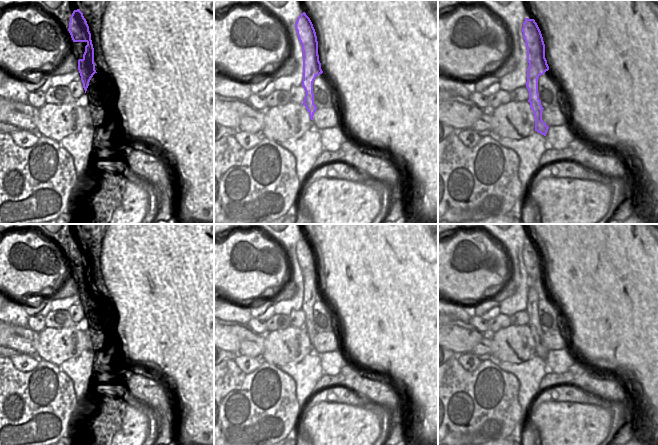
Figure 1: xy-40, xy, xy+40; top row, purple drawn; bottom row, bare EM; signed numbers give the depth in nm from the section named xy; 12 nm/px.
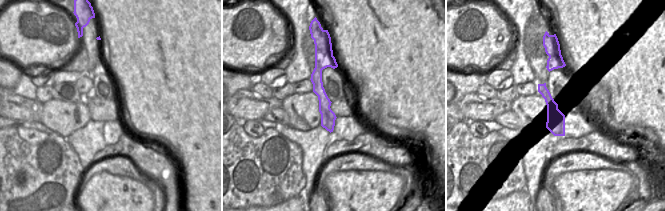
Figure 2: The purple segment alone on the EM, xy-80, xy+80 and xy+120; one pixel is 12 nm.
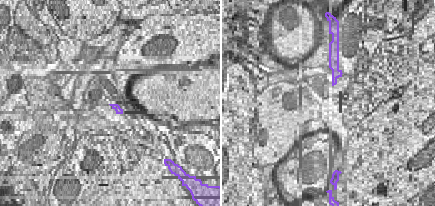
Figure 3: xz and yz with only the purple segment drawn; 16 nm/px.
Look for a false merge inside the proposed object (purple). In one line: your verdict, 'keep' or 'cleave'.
cleave

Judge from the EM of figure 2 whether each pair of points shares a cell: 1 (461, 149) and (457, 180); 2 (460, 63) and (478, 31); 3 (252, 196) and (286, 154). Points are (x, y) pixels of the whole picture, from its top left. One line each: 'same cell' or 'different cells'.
1: same cell
2: same cell
3: same cell

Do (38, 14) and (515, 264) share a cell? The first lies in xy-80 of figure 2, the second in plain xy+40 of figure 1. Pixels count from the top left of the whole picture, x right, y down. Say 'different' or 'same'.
different

